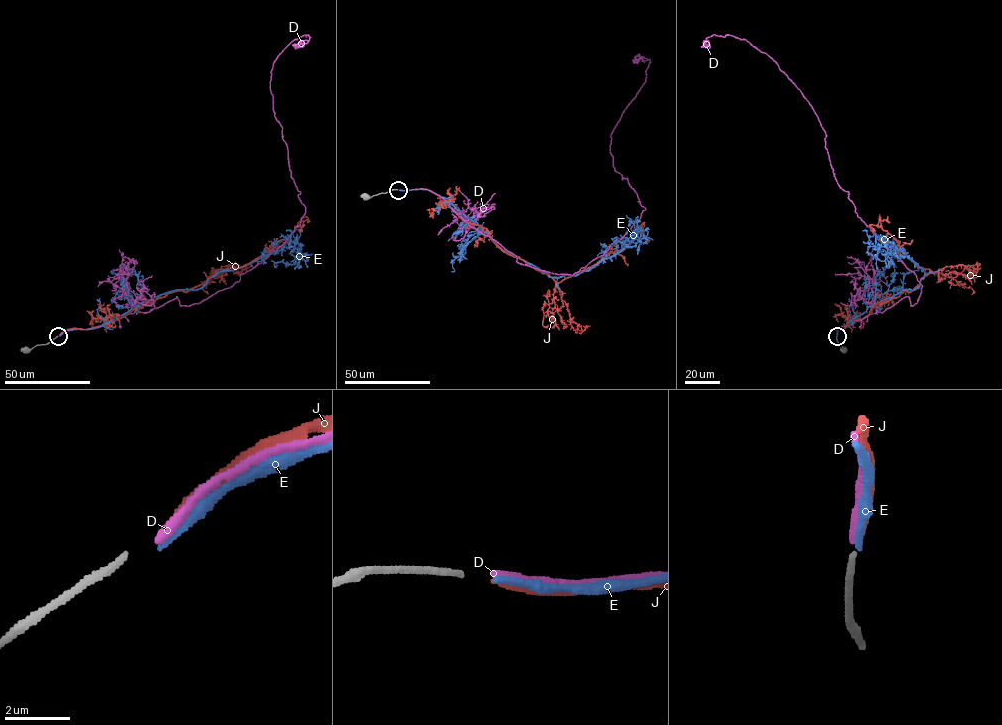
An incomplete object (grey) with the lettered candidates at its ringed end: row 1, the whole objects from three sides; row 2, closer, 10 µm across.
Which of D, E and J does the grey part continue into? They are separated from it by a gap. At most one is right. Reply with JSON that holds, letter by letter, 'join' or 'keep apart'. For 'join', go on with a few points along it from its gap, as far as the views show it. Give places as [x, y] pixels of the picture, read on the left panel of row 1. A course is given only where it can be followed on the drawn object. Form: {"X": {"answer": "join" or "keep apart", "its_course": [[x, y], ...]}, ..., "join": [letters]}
{"D": {"answer": "keep apart"}, "E": {"answer": "keep apart"}, "J": {"answer": "keep apart"}, "join": []}

